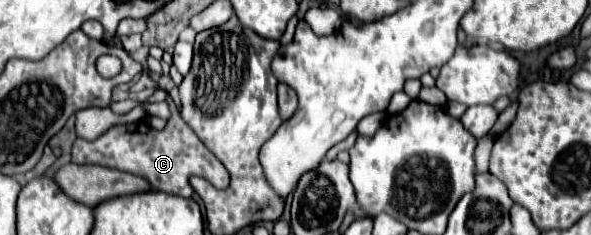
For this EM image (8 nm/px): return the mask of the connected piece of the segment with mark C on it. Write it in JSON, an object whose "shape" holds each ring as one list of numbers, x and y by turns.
{"shape":[[166,97,166,103,170,107,170,117,166,121,166,127,162,131,152,129,148,123,138,121,130,125,114,125,106,133,102,133,94,141,84,141,76,139,72,145,72,161,74,163,90,163,90,165,102,165,110,169,120,169,138,177,146,177,152,189,166,191,172,195,180,197,190,197,192,187,188,179,192,175,204,177,210,181,216,189,226,189,228,187,228,171,222,167,222,163,198,141,194,131,182,121,176,103,172,97]]}

